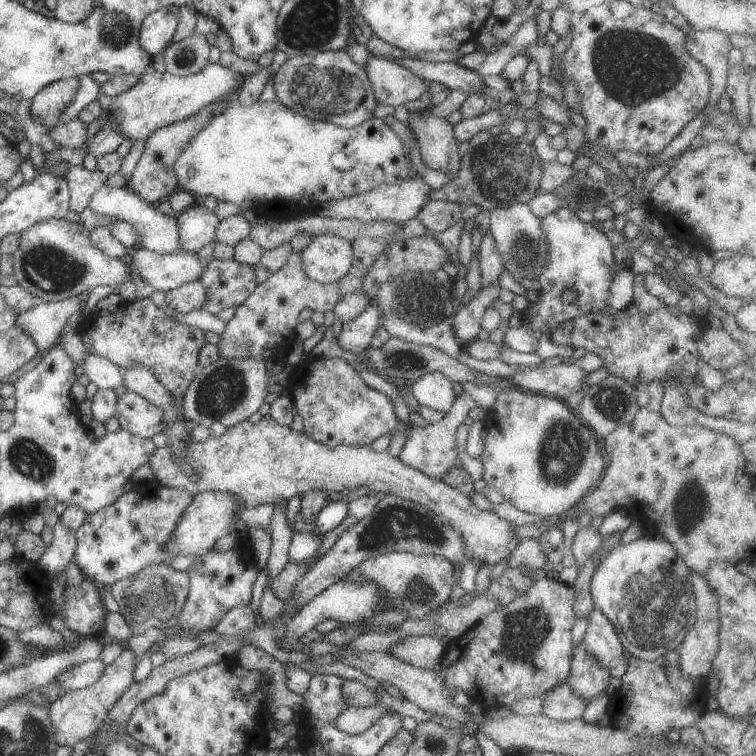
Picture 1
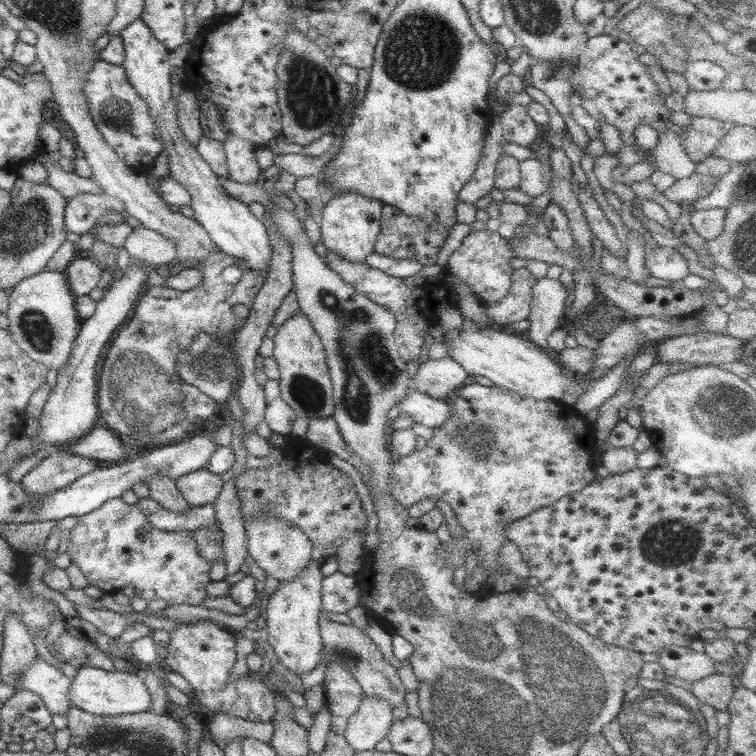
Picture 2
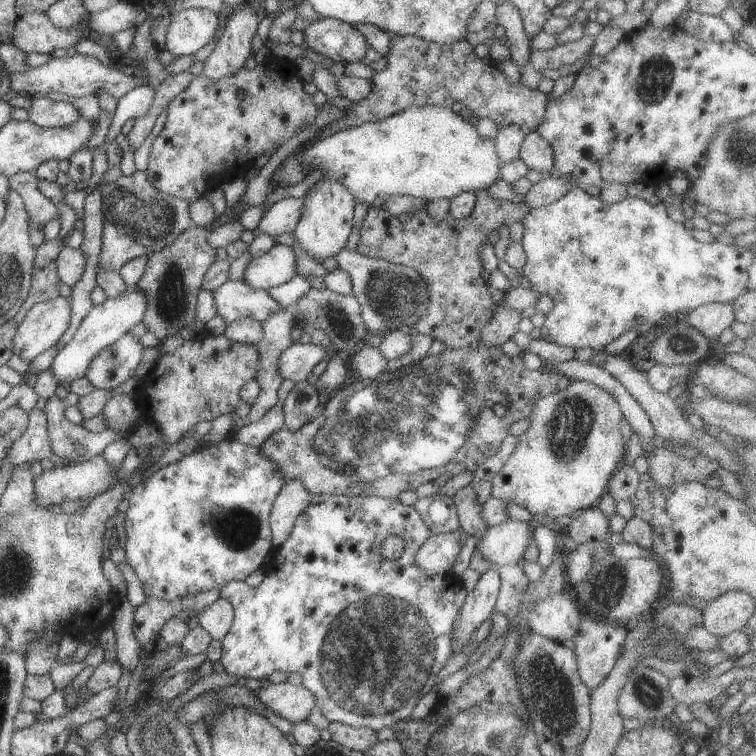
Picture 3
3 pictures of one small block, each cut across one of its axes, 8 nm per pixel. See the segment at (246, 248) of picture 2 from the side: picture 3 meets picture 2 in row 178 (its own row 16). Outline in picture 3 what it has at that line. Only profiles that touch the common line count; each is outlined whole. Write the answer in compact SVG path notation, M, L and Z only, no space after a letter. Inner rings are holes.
M206 8L182 10L172 16L165 35L164 50L176 58L204 48L218 30L218 16Z

